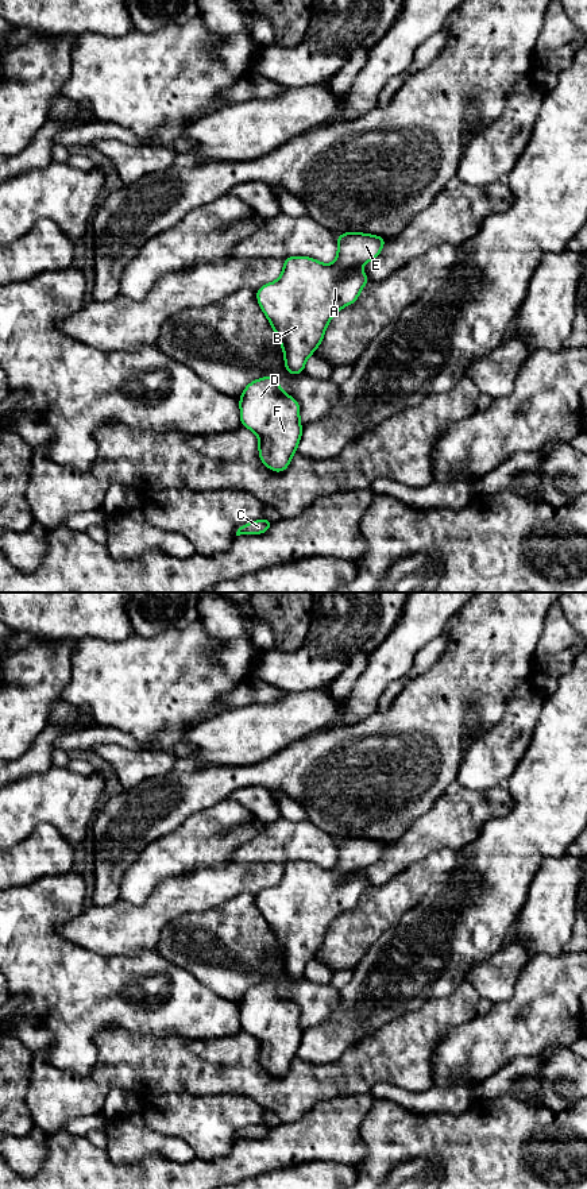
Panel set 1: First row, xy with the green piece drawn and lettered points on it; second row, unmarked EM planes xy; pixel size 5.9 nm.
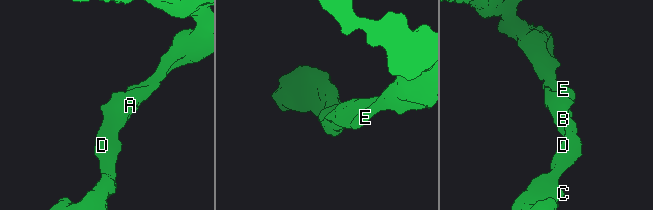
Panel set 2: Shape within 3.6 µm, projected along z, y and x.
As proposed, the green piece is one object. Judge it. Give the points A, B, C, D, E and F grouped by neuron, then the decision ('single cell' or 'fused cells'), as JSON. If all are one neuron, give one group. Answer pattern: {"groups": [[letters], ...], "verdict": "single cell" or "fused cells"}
{"groups": [["A", "B", "C", "D", "E", "F"]], "verdict": "single cell"}

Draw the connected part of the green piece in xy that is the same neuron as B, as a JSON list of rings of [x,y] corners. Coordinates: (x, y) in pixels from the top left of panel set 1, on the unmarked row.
[[[359,837],[337,839],[337,862],[332,869],[324,869],[308,861],[286,862],[283,864],[281,881],[275,887],[263,889],[256,895],[256,904],[279,943],[285,960],[285,973],[290,980],[304,977],[306,964],[314,958],[323,946],[325,934],[333,919],[341,912],[358,906],[360,895],[370,885],[370,881],[358,872],[375,864],[381,858],[385,848],[386,844],[376,839]]]

